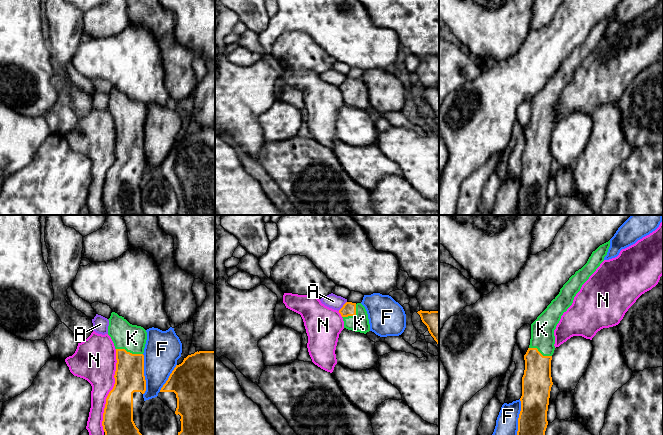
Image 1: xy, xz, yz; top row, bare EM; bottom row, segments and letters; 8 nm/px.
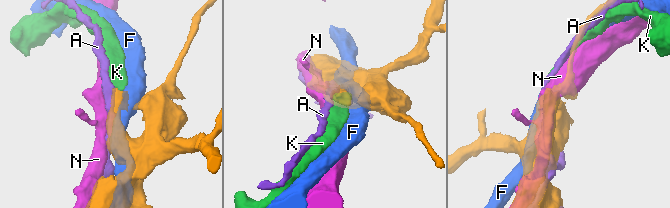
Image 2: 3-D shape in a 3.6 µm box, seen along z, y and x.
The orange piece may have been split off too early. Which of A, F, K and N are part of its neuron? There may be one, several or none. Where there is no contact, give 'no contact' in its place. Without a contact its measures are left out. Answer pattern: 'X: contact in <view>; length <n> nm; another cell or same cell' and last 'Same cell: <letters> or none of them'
A: contact in xz; length 100 nm; another cell
F: contact in xy; length 320 nm; another cell
K: contact in xy; length 220 nm; same cell
N: contact in xy; length 650 nm; another cell
Same cell: K

